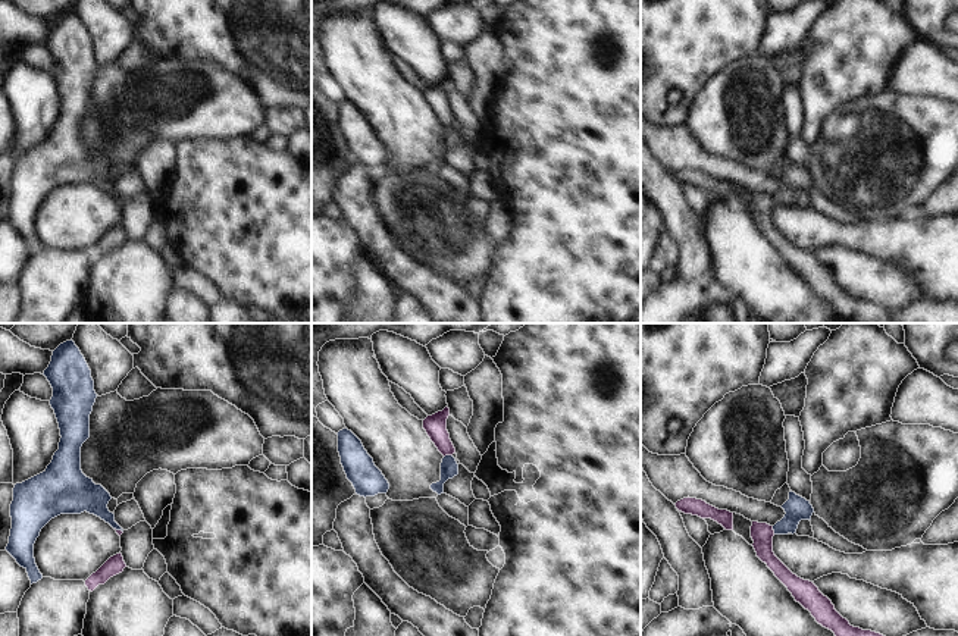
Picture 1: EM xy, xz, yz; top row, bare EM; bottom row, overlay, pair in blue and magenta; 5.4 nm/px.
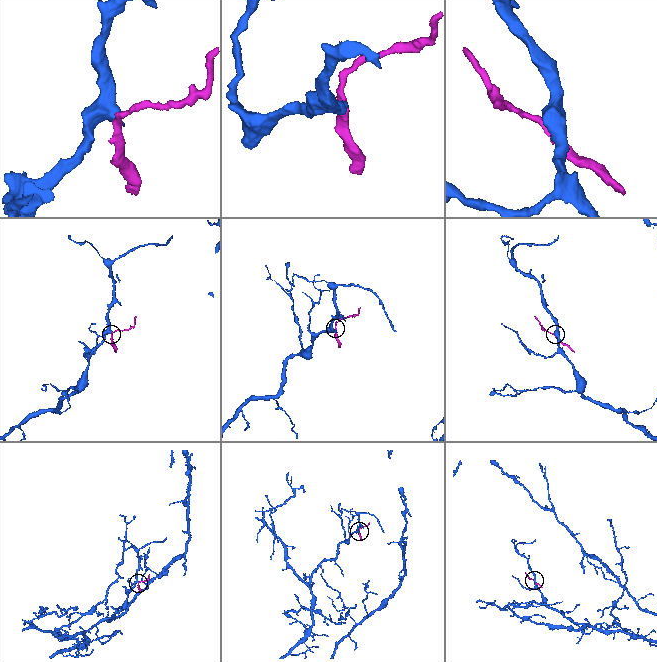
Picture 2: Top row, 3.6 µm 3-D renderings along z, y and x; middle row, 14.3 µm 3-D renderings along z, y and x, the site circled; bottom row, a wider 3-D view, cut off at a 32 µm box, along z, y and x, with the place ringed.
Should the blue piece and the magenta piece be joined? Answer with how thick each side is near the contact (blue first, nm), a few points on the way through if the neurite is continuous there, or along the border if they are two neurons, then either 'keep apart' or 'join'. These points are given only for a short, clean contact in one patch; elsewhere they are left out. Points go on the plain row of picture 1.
100 nm thick on the blue side, 120 nm on the other; border along xz (451, 125), (444, 128); keep apart

